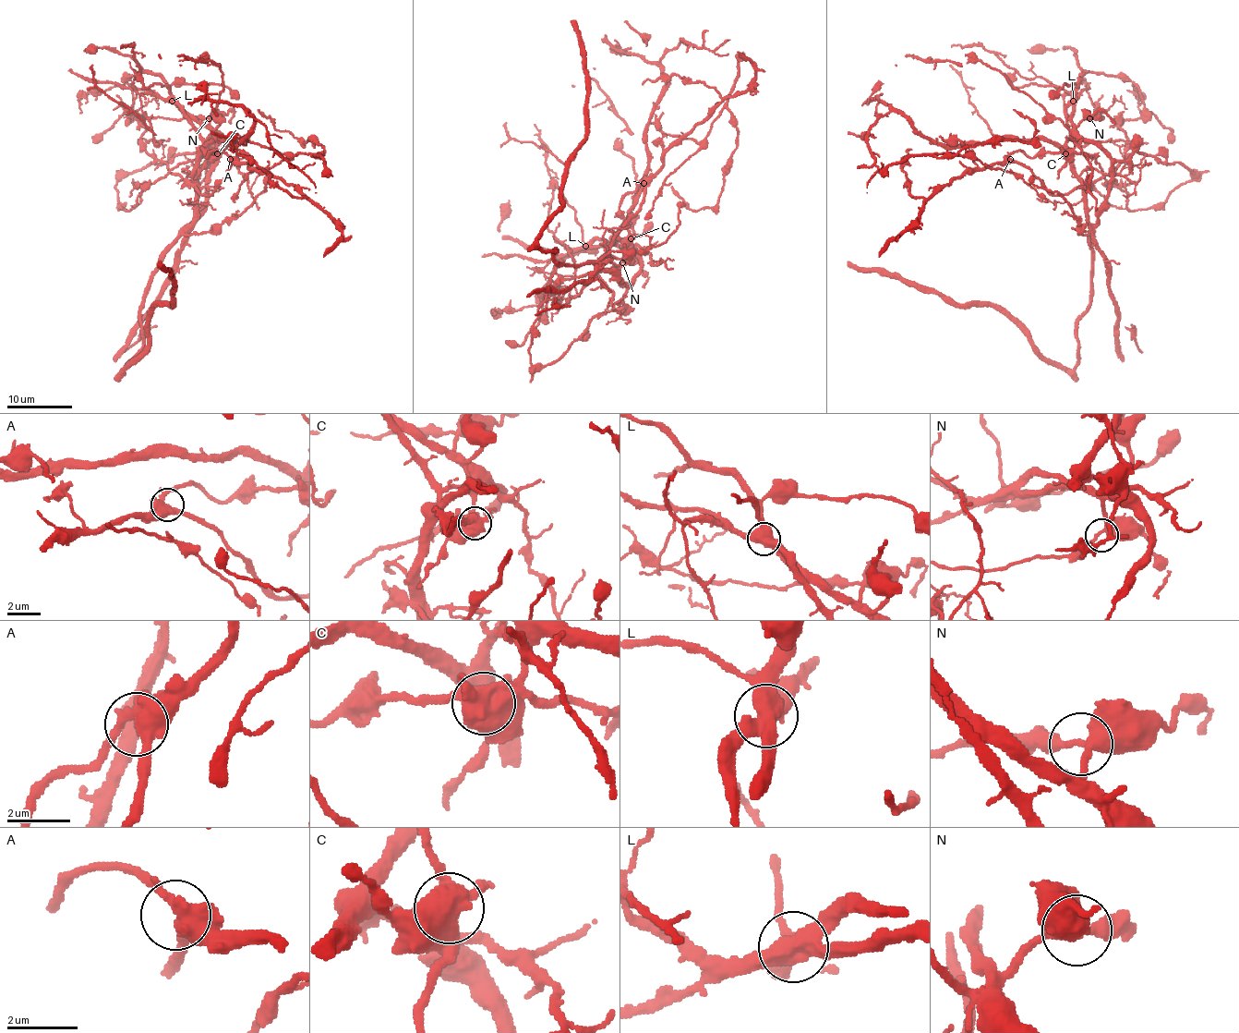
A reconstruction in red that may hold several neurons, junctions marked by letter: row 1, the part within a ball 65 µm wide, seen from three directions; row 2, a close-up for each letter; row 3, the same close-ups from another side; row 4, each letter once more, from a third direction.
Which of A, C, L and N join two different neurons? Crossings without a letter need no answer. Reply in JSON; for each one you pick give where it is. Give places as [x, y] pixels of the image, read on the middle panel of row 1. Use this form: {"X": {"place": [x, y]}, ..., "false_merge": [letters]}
{"C": {"place": [631, 238]}, "L": {"place": [585, 246]}, "false_merge": ["C", "L"]}

